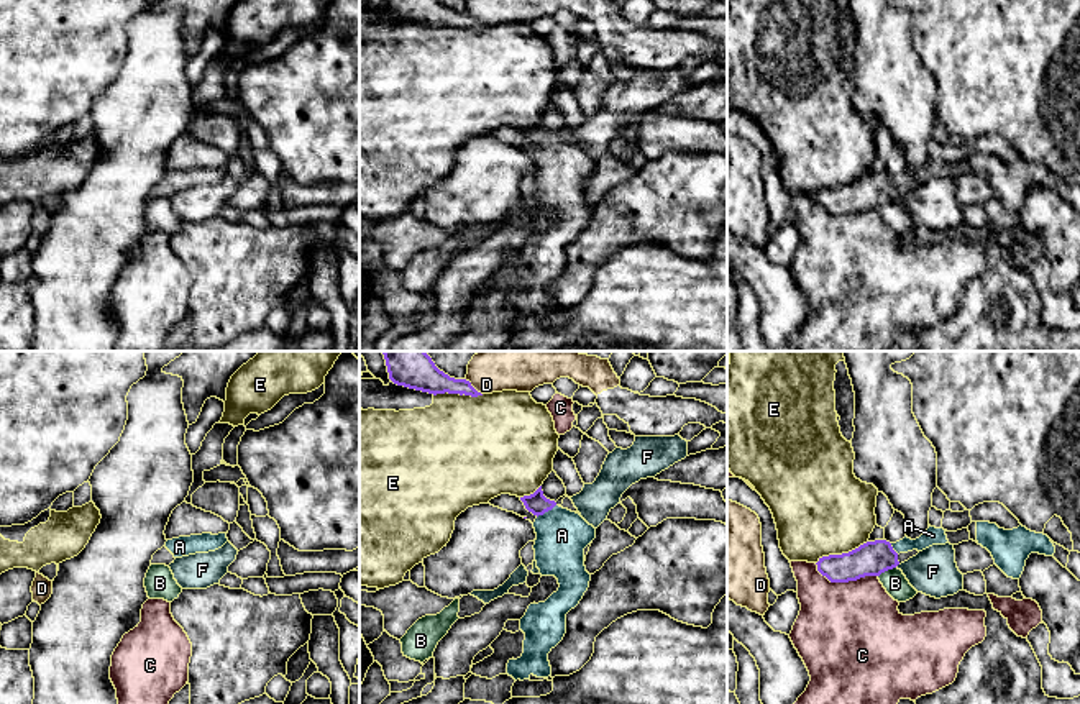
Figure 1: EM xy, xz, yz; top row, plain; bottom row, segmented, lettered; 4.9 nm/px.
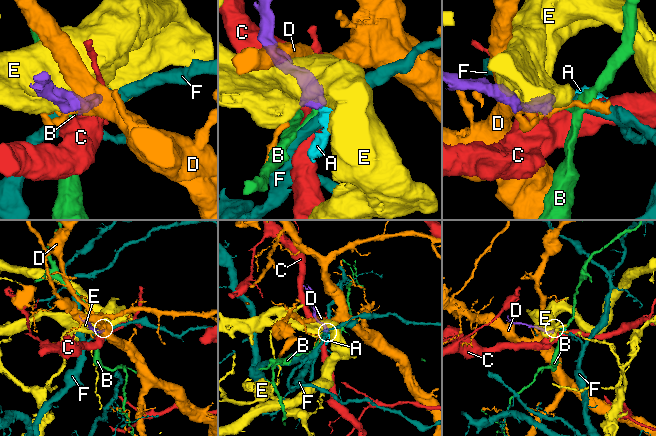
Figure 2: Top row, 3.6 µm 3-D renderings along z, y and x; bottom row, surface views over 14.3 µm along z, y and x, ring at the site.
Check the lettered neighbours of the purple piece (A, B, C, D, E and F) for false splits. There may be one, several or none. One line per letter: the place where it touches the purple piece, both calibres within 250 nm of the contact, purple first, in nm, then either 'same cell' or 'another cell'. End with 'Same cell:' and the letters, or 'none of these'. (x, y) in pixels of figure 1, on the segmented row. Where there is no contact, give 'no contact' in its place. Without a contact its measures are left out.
A: meets purple in xz at (545, 511); 100 nm thick on the purple side, 260 nm on the other; same cell
B: meets purple in yz at (887, 570); 170 nm thick on the purple side, 120 nm on the other; another cell
C: meets purple in yz at (844, 581); 170 nm thick on the purple side, 500 nm on the other; another cell
D: meets purple in xz at (471, 386); 160 nm thick on the purple side, 320 nm on the other; another cell
E: meets purple in yz at (842, 553); 170 nm thick on the purple side, 460 nm on the other; another cell
F: meets purple in yz at (896, 565); 170 nm thick on the purple side, 240 nm on the other; another cell
Same cell: A

